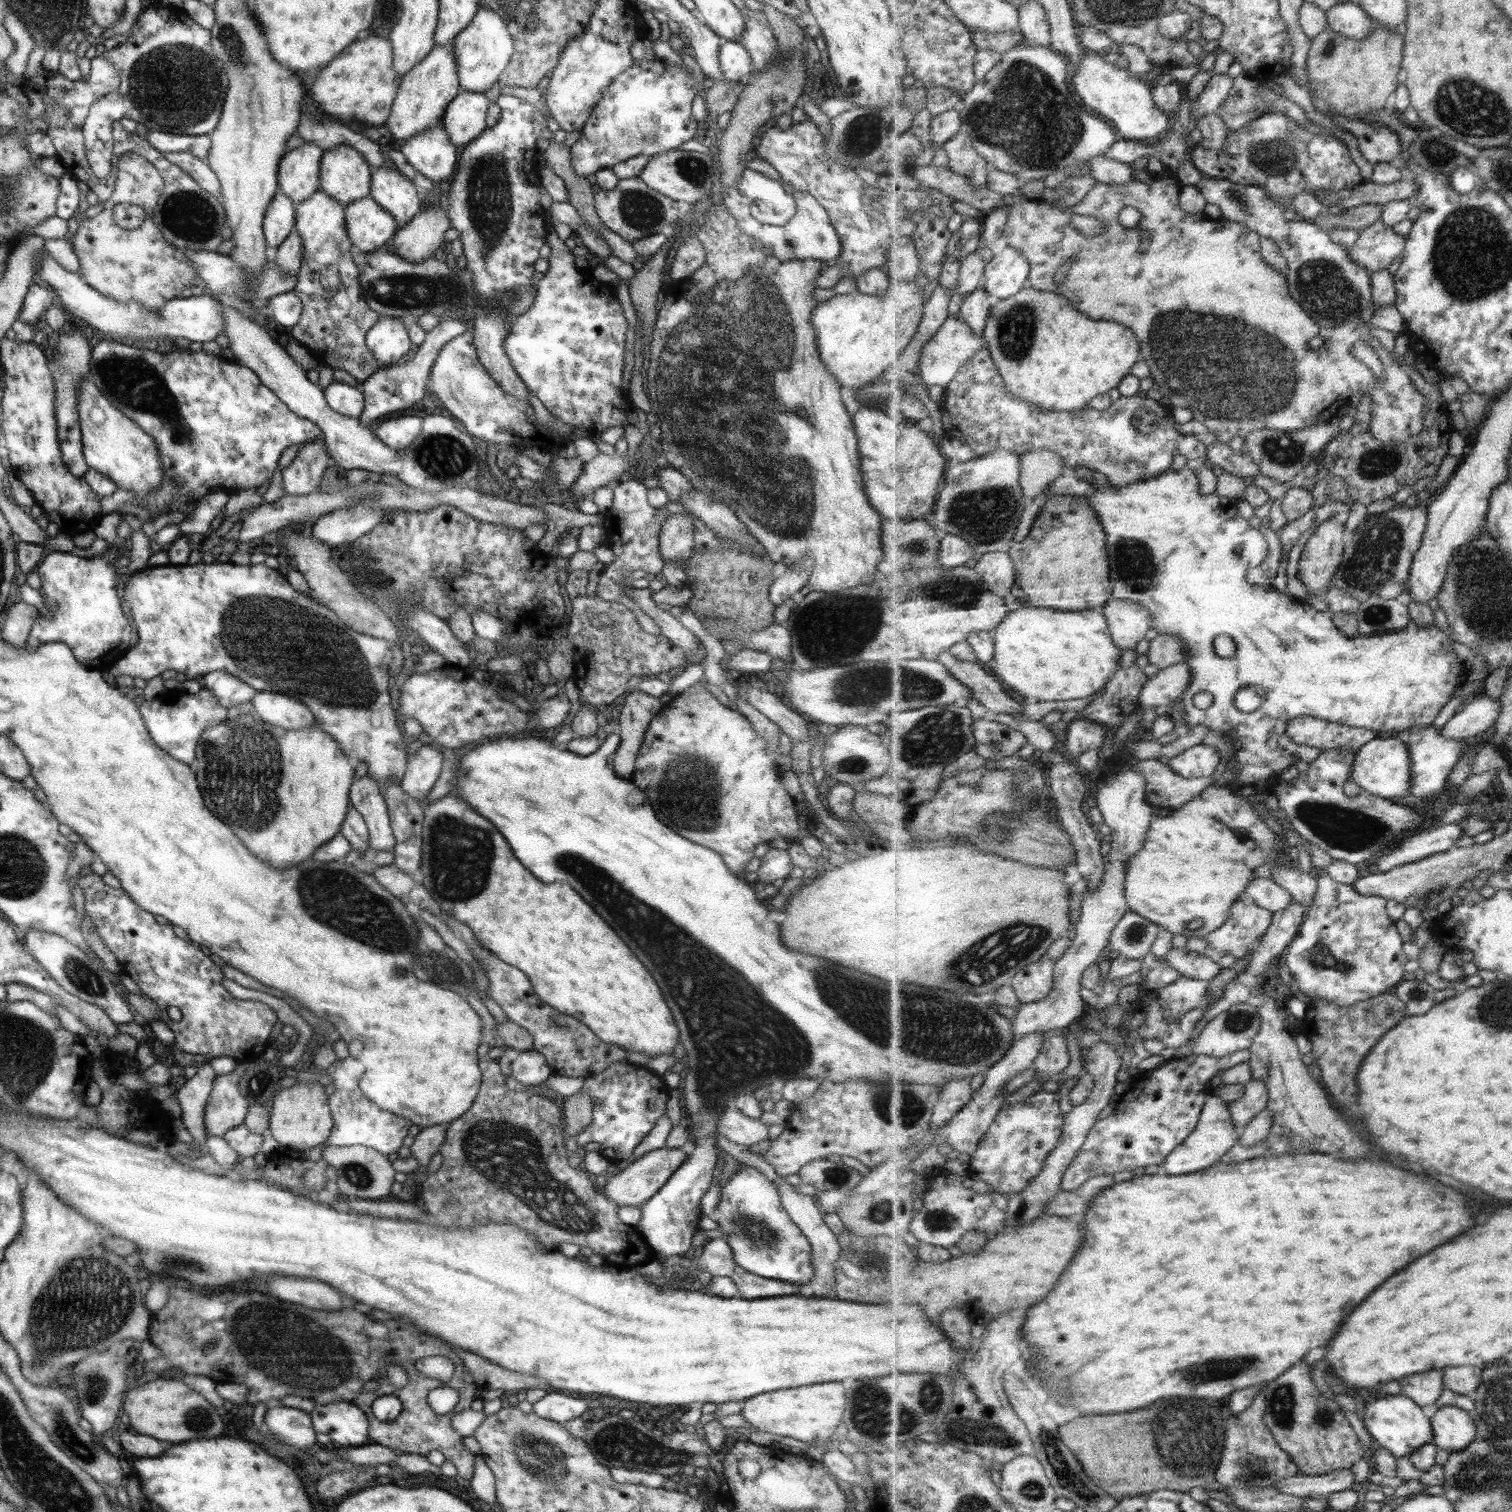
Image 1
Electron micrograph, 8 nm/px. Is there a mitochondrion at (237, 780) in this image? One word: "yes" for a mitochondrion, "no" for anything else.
yes

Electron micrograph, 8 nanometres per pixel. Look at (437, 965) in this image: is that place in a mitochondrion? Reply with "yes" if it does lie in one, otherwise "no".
yes

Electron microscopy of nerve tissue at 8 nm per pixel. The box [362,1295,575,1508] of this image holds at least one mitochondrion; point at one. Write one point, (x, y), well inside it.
(534, 1457)

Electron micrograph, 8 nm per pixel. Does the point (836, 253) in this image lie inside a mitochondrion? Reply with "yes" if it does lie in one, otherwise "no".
no

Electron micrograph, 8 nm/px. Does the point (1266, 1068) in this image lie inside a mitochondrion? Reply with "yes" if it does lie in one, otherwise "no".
yes

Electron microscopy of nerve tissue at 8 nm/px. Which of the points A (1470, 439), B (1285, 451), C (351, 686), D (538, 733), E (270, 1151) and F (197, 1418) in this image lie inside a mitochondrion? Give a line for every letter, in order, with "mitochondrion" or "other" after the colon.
A: other
B: mitochondrion
C: mitochondrion
D: other
E: other
F: mitochondrion

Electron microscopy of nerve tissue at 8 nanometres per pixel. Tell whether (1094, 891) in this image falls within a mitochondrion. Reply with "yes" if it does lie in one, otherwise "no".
no

